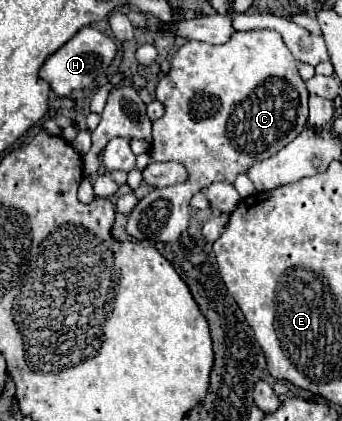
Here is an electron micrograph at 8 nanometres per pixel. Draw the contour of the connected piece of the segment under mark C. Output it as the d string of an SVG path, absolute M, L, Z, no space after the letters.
M249 30L249 32L237 32L229 42L221 44L221 46L213 46L213 44L205 44L205 42L199 42L199 40L191 40L187 42L183 48L179 48L179 52L175 54L173 62L171 62L171 70L169 74L159 80L157 84L157 90L155 90L155 98L159 102L165 104L165 114L163 118L155 120L153 122L153 142L151 142L151 158L153 160L175 160L175 162L181 162L185 168L187 168L187 182L183 184L175 184L175 186L167 186L167 188L152 189L148 194L145 194L139 204L133 208L133 212L129 214L129 222L127 222L127 232L137 238L137 240L159 240L159 242L175 242L177 236L181 236L187 226L189 226L189 202L191 198L201 192L203 188L207 188L211 182L227 182L227 184L233 184L235 178L245 172L251 164L259 162L259 160L265 160L273 154L277 154L283 146L287 146L287 142L295 140L305 124L307 124L307 88L305 88L305 82L301 80L299 72L297 72L297 60L293 58L291 50L285 46L283 38L279 32L273 32L273 30Z

